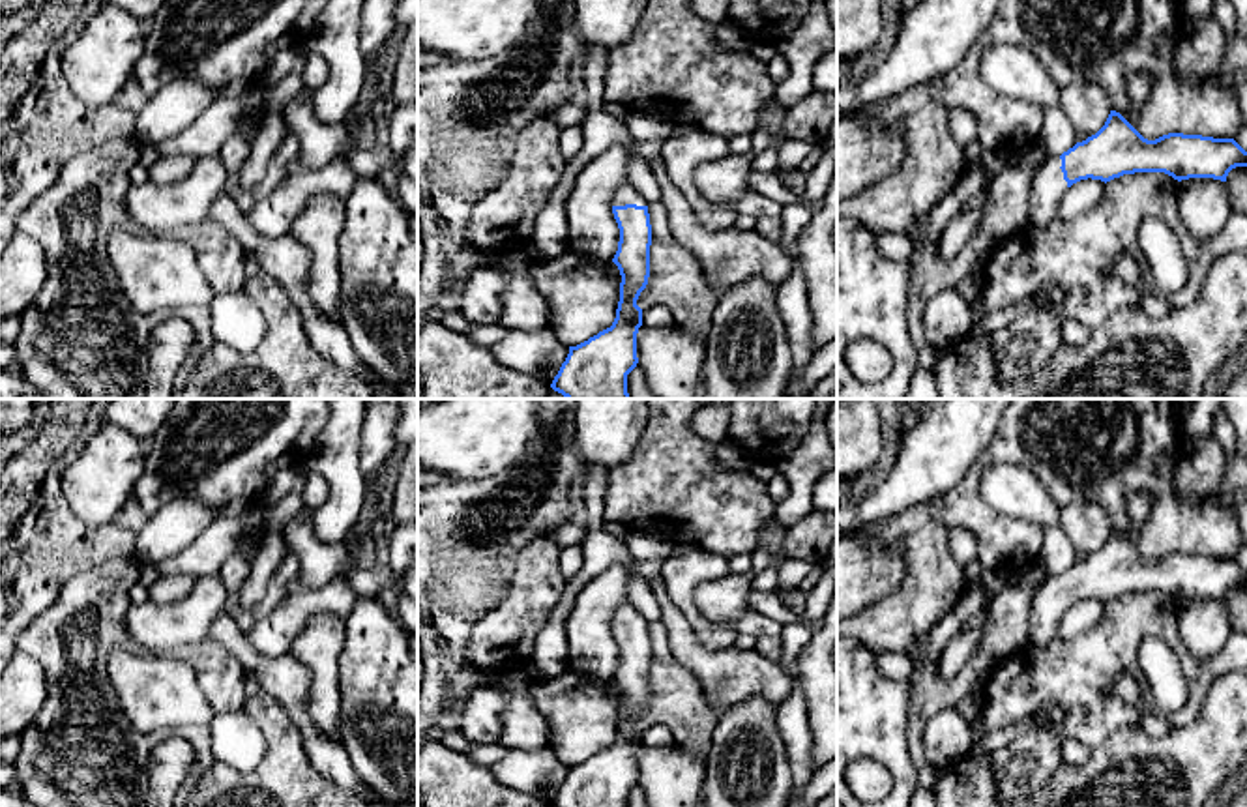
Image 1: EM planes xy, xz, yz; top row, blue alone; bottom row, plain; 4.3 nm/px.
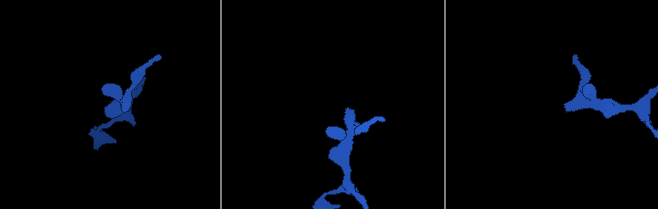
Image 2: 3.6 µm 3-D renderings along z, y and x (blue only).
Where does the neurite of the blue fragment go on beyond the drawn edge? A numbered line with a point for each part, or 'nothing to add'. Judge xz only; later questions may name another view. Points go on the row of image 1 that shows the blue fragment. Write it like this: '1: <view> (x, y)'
1: xz (626, 193)

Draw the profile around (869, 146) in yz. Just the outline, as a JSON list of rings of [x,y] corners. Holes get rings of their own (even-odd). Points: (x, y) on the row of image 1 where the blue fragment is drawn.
[[[895,99],[871,103],[837,116],[837,200],[858,195],[902,161],[906,142],[891,114]]]

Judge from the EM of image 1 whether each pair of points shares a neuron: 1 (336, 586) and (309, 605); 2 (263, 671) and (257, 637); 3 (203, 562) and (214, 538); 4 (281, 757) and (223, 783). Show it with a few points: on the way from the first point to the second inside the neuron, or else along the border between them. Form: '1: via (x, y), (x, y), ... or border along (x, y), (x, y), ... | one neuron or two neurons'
1: via (330, 592), (321, 601), (315, 601) | one neuron
2: border along (246, 643), (266, 656), (287, 654) | two neurons
3: via (203, 557), (214, 543) | one neuron
4: via (266, 772), (255, 783), (238, 783) | one neuron

